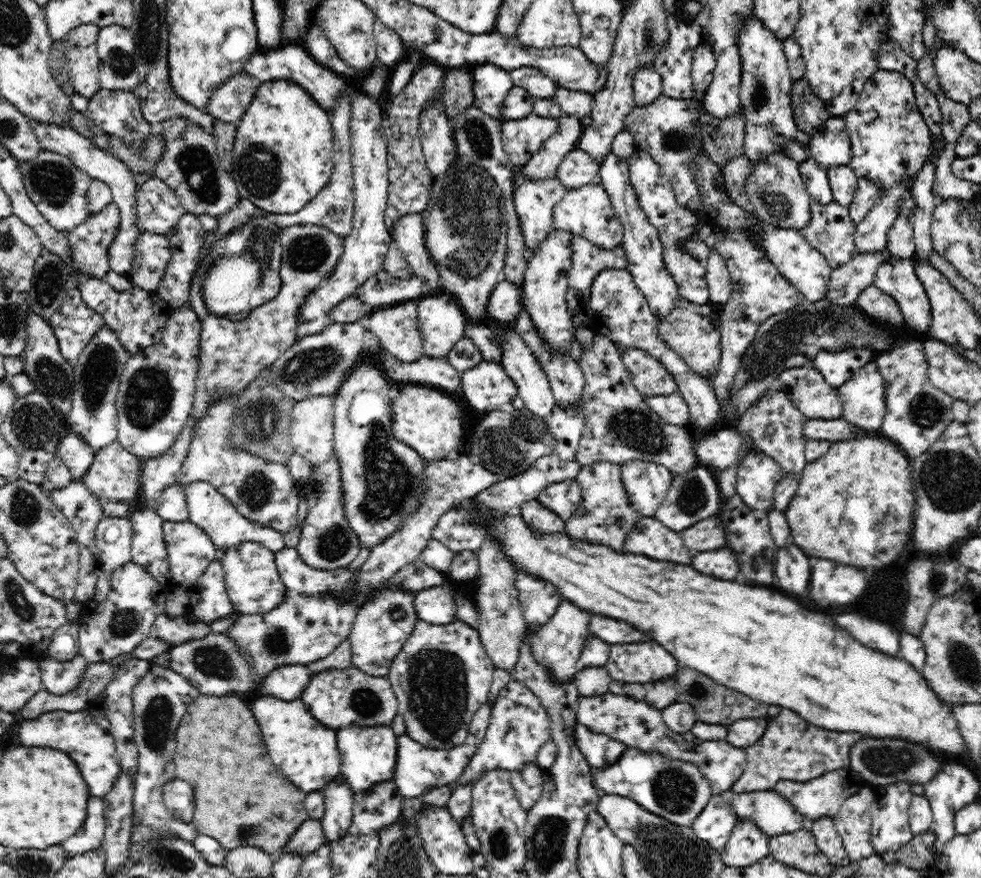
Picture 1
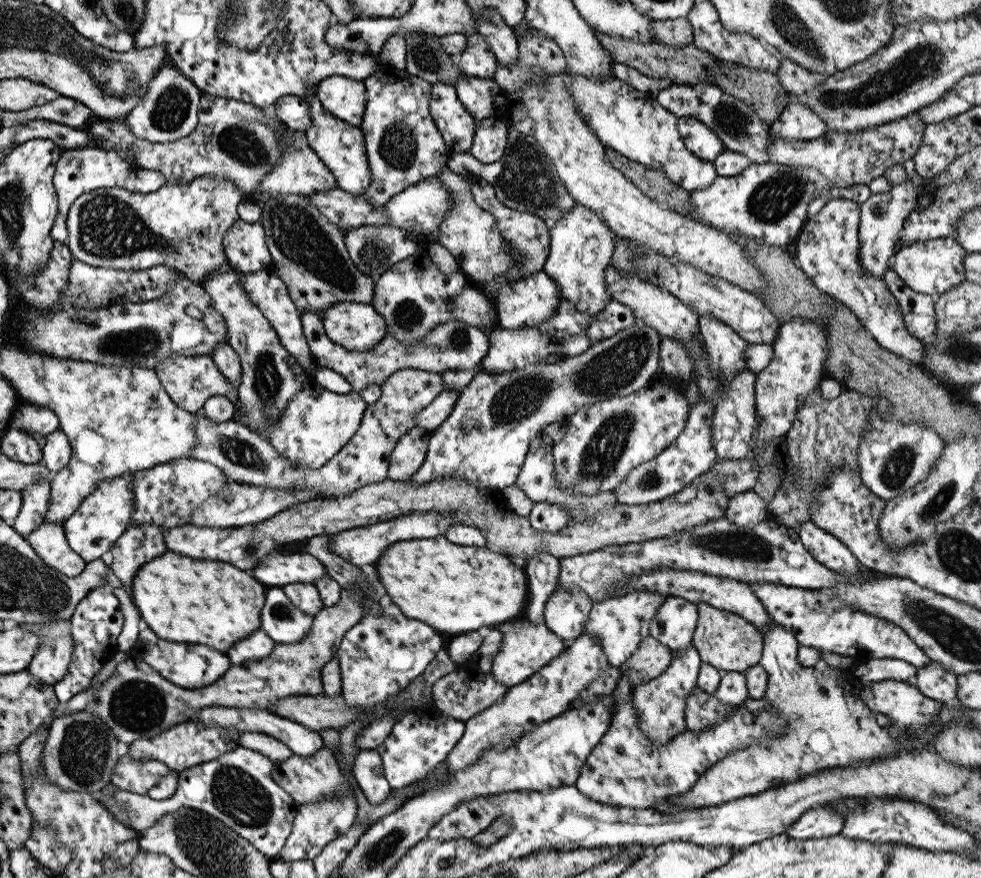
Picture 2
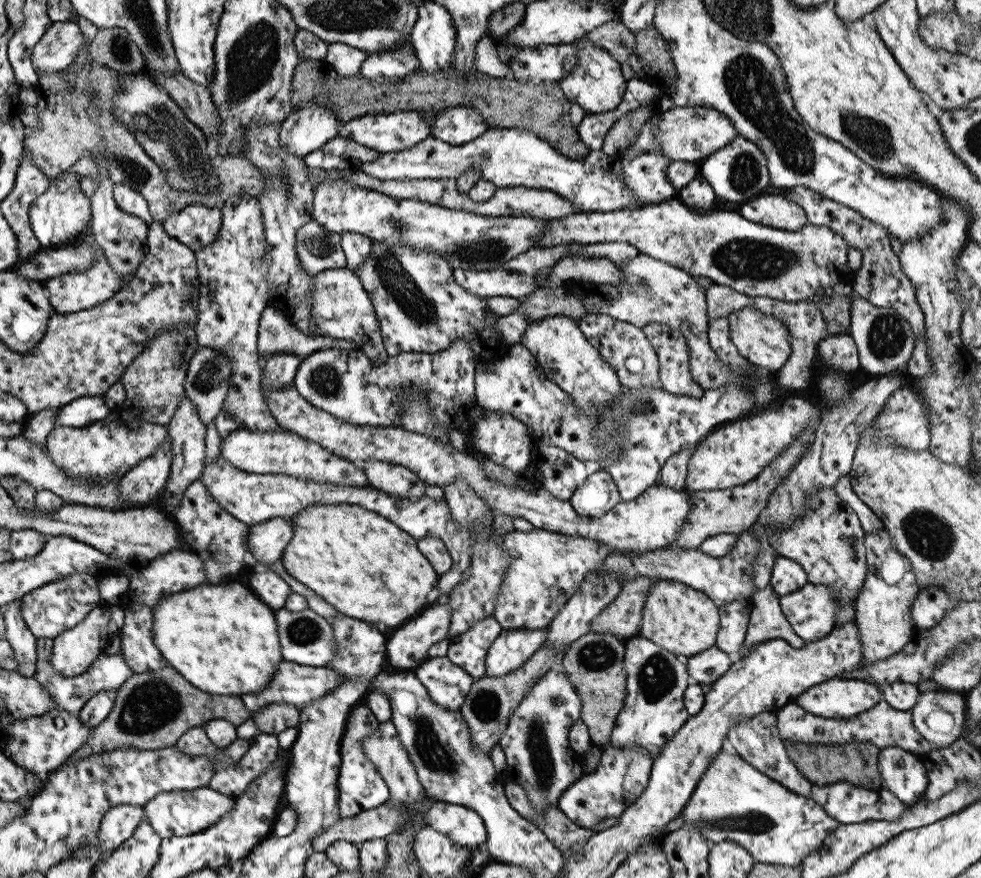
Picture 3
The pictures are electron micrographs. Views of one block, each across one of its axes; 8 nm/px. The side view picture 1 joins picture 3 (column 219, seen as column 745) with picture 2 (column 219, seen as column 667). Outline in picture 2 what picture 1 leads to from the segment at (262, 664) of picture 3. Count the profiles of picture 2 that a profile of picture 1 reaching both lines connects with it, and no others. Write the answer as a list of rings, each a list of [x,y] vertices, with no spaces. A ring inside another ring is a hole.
[[[165,552],[141,565],[133,575],[130,588],[131,599],[140,618],[157,637],[176,643],[197,642],[221,652],[225,652],[235,640],[259,629],[260,610],[267,589],[255,578],[247,576],[243,570],[235,570],[227,562],[203,562],[179,556],[175,552]]]

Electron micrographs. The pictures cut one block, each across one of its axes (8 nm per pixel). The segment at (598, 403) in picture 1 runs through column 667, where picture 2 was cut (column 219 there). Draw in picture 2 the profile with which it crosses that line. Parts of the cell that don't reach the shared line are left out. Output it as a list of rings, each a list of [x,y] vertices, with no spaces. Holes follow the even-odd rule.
[[[414,369],[393,372],[380,385],[381,396],[372,405],[366,405],[357,432],[321,468],[307,468],[301,464],[291,466],[291,462],[279,456],[265,438],[242,426],[242,423],[232,419],[225,422],[211,421],[201,410],[193,414],[196,416],[193,427],[195,446],[189,451],[189,457],[210,462],[223,471],[229,482],[271,488],[307,489],[319,491],[319,498],[339,498],[386,477],[395,443],[415,426],[413,417],[417,411],[425,408],[444,388],[439,373]]]

